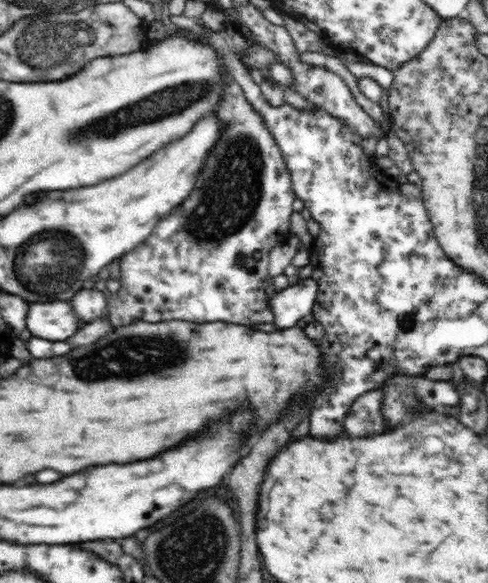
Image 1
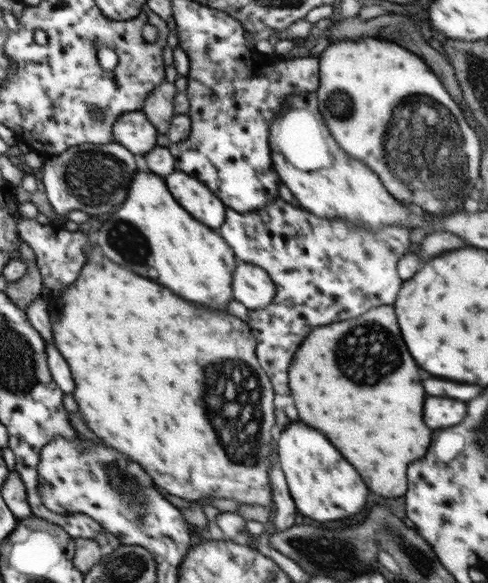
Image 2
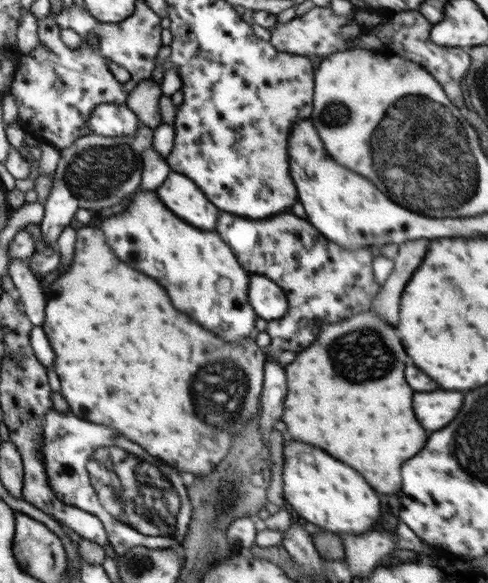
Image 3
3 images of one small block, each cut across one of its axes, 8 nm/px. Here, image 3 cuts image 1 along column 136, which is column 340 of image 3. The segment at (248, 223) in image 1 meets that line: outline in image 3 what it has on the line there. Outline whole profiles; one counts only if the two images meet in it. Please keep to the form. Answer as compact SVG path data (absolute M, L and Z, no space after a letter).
M221 212L216 232L232 249L240 266L249 274L258 273L270 278L286 293L288 312L282 318L268 321L265 329L266 334L270 336L270 344L265 351L282 366L290 365L296 354L300 354L316 340L322 325L331 325L370 309L381 289L381 281L375 279L375 273L372 272L372 263L376 262L376 258L370 247L345 249L329 241L307 219L292 212L280 213L268 219L251 219Z

